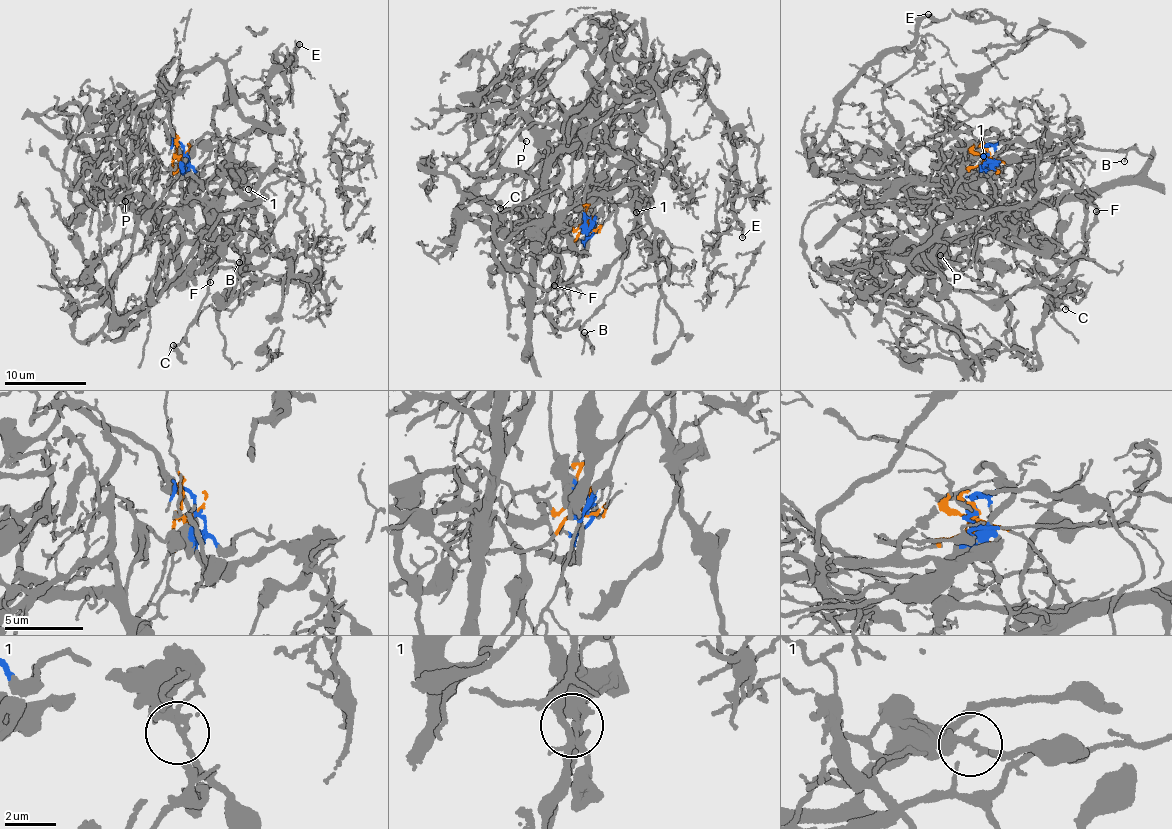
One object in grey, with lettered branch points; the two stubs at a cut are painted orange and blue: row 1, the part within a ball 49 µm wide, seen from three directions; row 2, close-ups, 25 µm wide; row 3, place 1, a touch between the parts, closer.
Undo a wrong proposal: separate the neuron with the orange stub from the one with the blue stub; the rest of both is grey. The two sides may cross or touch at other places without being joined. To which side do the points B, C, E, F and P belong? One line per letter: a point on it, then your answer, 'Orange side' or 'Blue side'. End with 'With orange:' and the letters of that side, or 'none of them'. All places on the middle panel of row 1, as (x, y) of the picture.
B: Place: (584, 332). Blue side
C: Place: (500, 208). Blue side
E: Place: (742, 237). Blue side
F: Place: (554, 285). Orange side
P: Place: (526, 141). Orange side
With orange: F, P

